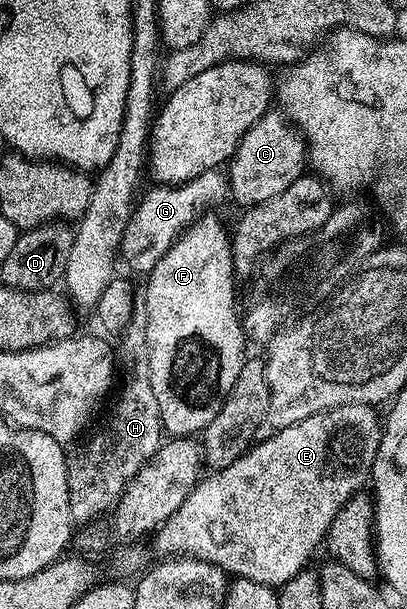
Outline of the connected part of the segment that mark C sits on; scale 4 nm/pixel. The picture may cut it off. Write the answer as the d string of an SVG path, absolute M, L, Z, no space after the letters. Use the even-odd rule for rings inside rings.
M270 109L242 137L238 149L232 155L226 167L226 178L231 198L247 209L262 201L270 201L270 197L278 197L300 175L306 171L306 148L304 136L288 122L279 110Z

